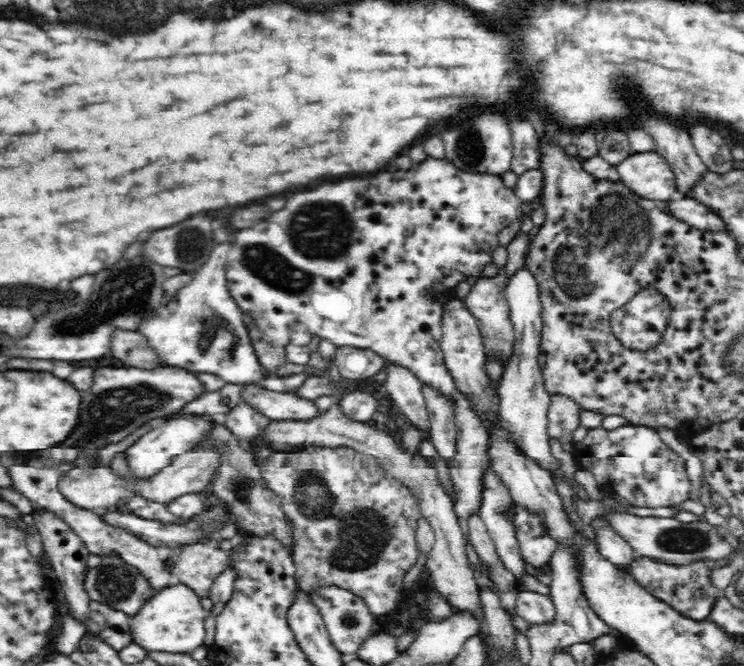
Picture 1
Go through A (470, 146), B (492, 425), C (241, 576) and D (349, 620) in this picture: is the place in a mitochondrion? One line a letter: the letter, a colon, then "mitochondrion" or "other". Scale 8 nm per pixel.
A: mitochondrion
B: other
C: other
D: mitochondrion

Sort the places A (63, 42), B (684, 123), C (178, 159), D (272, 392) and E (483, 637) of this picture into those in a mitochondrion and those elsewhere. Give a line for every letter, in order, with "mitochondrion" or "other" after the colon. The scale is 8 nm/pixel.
A: other
B: other
C: other
D: other
E: other

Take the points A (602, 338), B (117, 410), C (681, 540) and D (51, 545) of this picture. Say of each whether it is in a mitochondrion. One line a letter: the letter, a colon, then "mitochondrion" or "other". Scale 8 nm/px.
A: other
B: mitochondrion
C: mitochondrion
D: other

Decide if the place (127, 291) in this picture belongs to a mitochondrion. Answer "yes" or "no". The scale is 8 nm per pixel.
yes

